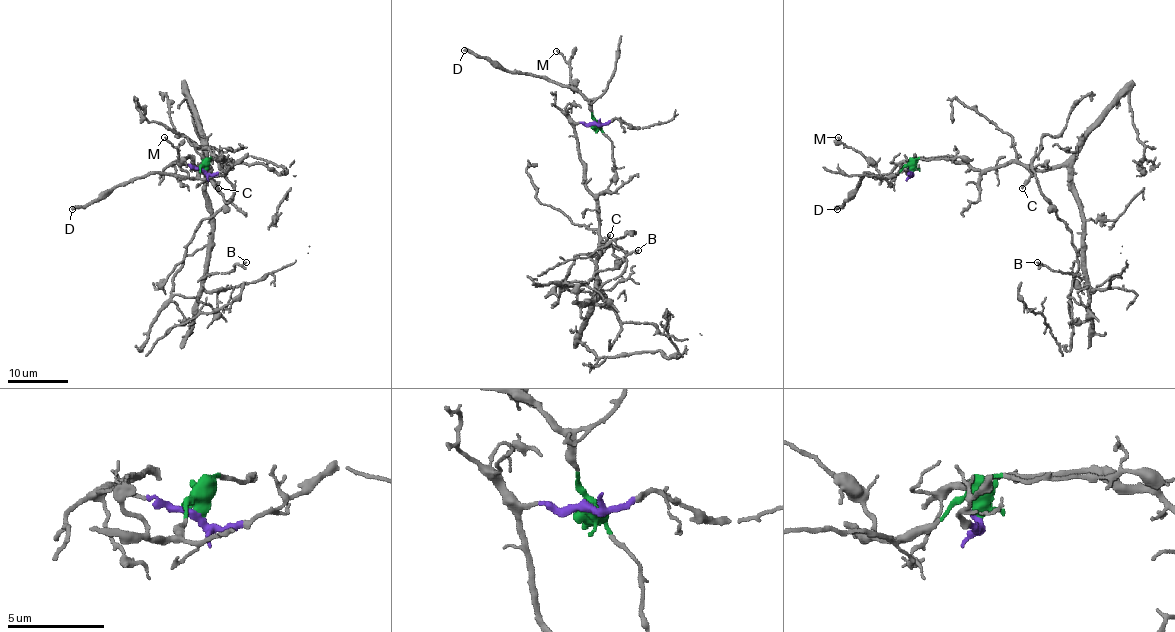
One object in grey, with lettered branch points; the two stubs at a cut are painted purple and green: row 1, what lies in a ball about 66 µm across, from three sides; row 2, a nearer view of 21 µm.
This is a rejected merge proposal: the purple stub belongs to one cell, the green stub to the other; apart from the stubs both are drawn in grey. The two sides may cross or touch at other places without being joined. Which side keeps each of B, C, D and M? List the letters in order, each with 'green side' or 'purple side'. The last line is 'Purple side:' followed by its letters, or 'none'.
B: purple side
C: purple side
D: green side
M: green side
Purple side: B, C

